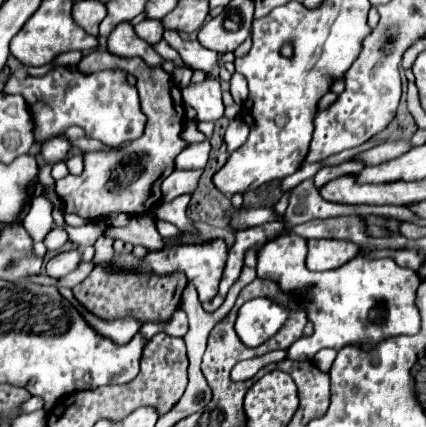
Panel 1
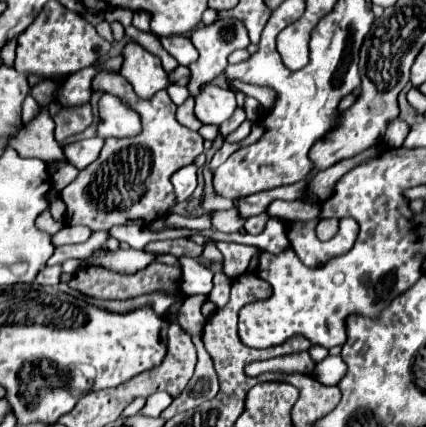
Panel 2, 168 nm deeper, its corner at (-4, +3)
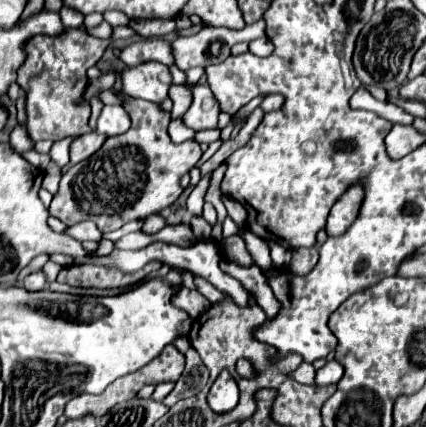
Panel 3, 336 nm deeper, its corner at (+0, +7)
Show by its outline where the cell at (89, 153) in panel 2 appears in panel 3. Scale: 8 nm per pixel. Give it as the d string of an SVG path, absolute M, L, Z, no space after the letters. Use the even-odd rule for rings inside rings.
M88 133L88 135L76 137L70 145L70 165L76 165L76 163L88 159L90 155L94 155L102 147L104 141L106 141L106 137L98 135L98 133Z

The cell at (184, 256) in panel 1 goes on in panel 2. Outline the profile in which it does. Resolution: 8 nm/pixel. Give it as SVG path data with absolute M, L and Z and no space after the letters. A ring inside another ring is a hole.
M192 295L192 297L186 297L186 303L184 307L180 309L180 315L178 315L178 323L190 333L200 333L204 329L204 315L200 313L200 307L202 303L208 299L208 295Z

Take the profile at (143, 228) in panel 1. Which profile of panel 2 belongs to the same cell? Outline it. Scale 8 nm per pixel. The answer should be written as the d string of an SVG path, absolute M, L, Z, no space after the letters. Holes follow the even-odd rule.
M178 257L182 265L182 291L186 295L196 295L204 293L208 295L212 289L212 271L208 265L192 259L192 257Z

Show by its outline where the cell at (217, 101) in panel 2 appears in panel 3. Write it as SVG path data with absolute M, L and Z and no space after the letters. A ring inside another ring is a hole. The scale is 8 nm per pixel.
M194 85L192 93L194 93L194 101L192 101L190 109L182 115L182 121L186 123L186 127L190 127L194 131L216 129L220 109L218 109L218 103L216 103L210 87Z

